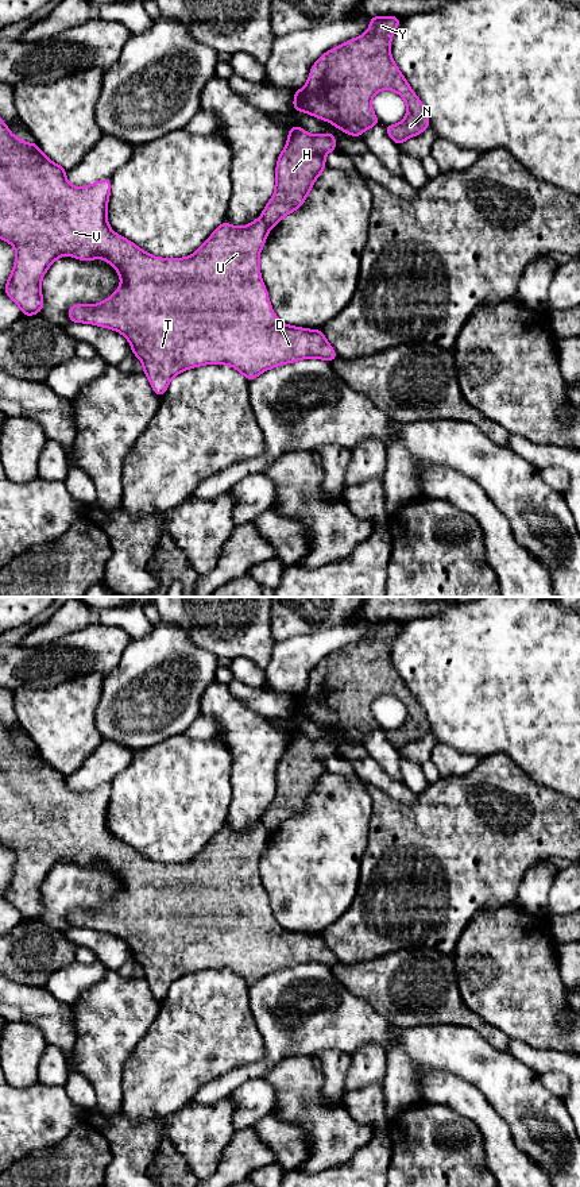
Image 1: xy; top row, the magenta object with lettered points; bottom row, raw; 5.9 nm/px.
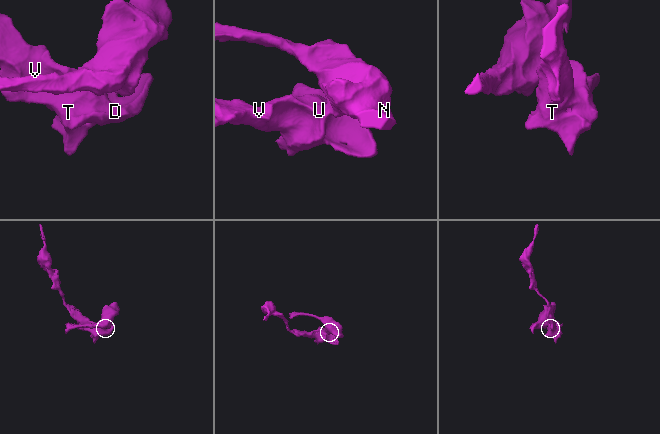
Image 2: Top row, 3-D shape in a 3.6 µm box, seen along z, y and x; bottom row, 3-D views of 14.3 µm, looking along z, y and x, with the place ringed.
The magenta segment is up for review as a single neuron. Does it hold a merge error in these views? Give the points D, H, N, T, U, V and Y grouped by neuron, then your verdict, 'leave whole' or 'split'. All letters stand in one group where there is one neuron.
groups D T U V / H N Y; split

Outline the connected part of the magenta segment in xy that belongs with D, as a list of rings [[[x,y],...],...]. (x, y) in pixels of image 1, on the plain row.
[[[0,724],[0,844],[16,853],[15,870],[4,897],[18,909],[23,921],[38,920],[45,912],[40,887],[50,870],[59,862],[71,860],[78,866],[104,863],[120,879],[120,893],[108,905],[96,910],[70,910],[69,925],[123,939],[131,948],[132,959],[143,967],[143,978],[159,1003],[166,998],[171,983],[190,972],[209,968],[231,970],[251,987],[263,976],[283,968],[306,963],[333,967],[339,963],[321,934],[287,930],[274,918],[259,872],[260,855],[270,836],[262,822],[243,833],[223,826],[192,862],[158,863],[111,835],[107,825],[111,793],[109,782],[88,791],[71,791],[62,770],[53,768],[35,745],[31,749],[18,744]]]

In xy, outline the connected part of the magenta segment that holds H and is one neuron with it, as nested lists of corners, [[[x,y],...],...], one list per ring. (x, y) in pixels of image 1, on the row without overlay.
[[[298,731],[289,733],[289,744],[275,775],[275,797],[262,817],[272,833],[306,805],[317,782],[328,772],[324,760],[337,755],[333,739],[310,740]]]

